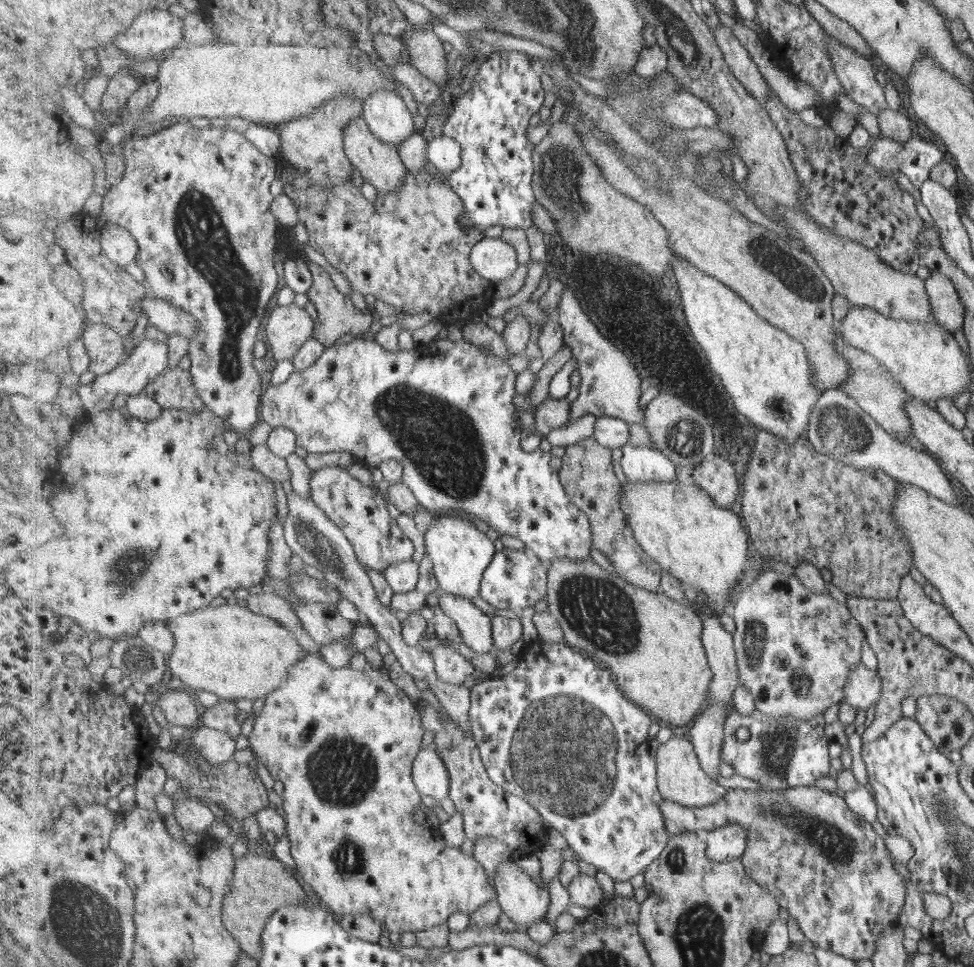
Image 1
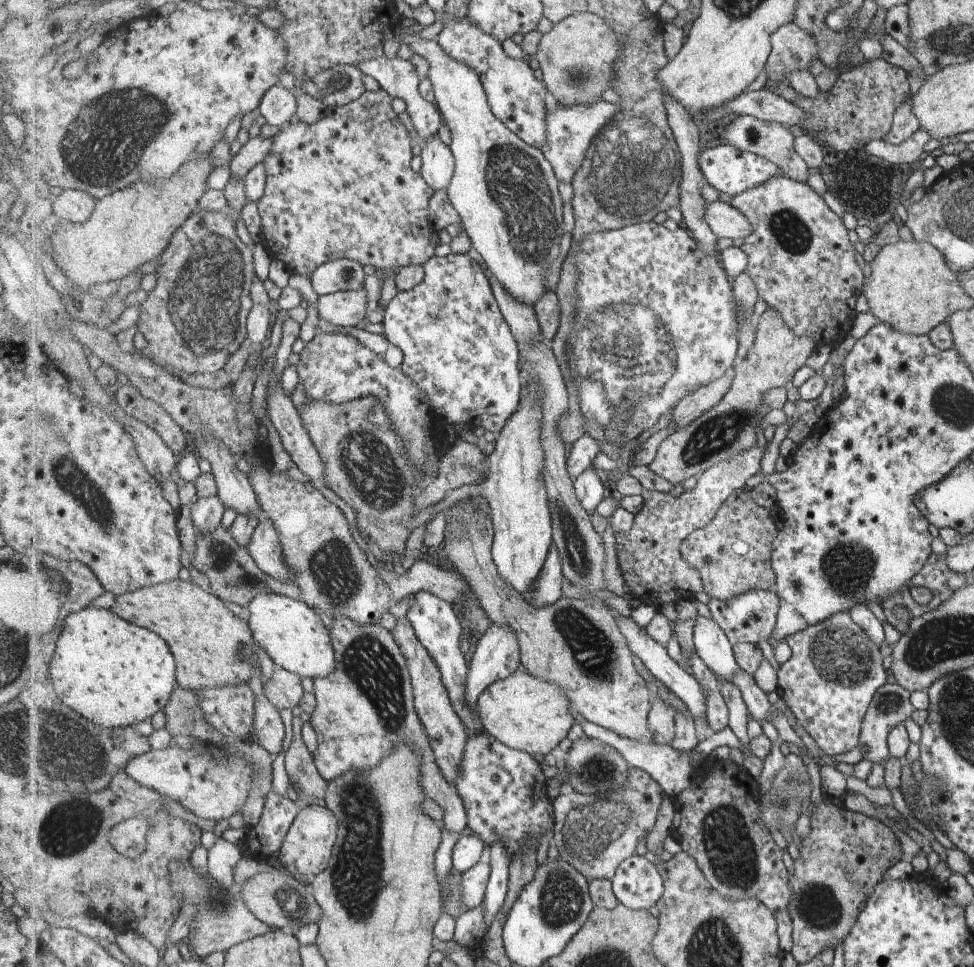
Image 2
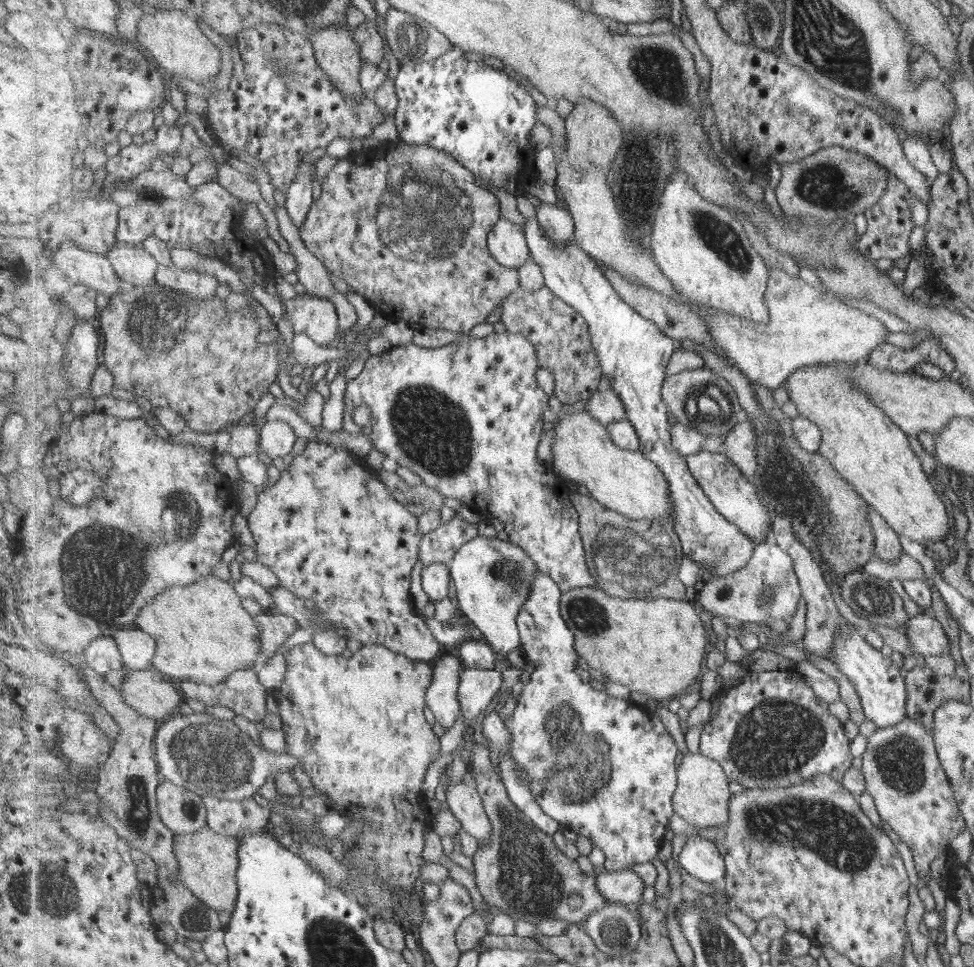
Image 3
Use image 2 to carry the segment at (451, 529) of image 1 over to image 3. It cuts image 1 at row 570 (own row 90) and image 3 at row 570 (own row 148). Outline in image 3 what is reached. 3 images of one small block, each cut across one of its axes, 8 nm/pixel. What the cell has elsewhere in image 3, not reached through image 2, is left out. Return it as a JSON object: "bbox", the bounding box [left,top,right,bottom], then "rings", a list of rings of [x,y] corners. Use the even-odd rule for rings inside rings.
{"bbox":[449,536,540,655],"rings":[[[481,536],[463,545],[449,565],[459,606],[484,634],[484,640],[496,652],[505,655],[521,647],[517,619],[532,594],[532,586],[540,570],[528,550],[511,541]]]}

